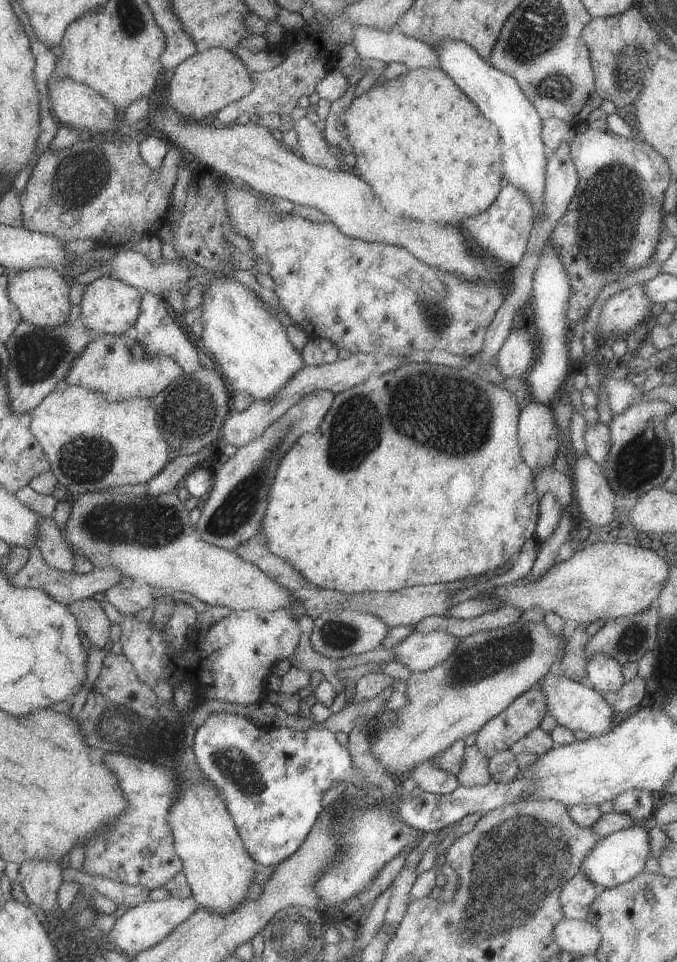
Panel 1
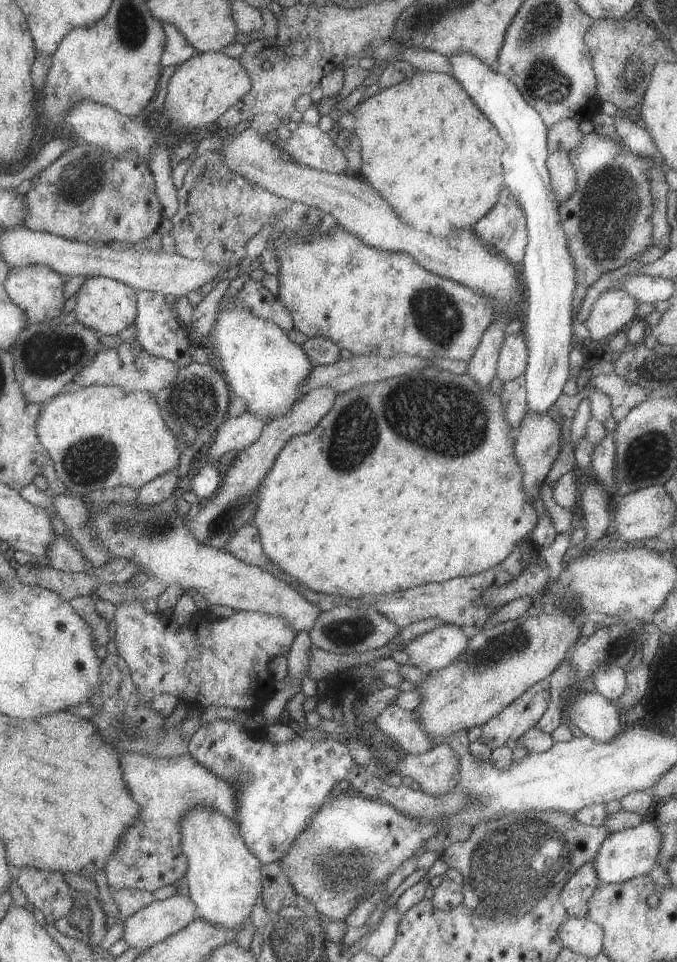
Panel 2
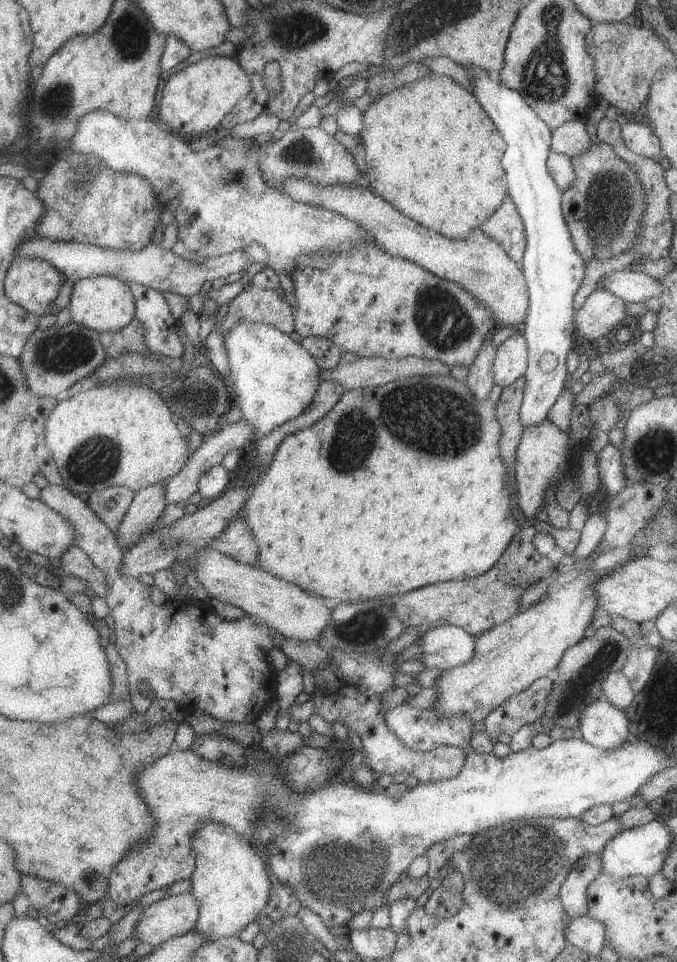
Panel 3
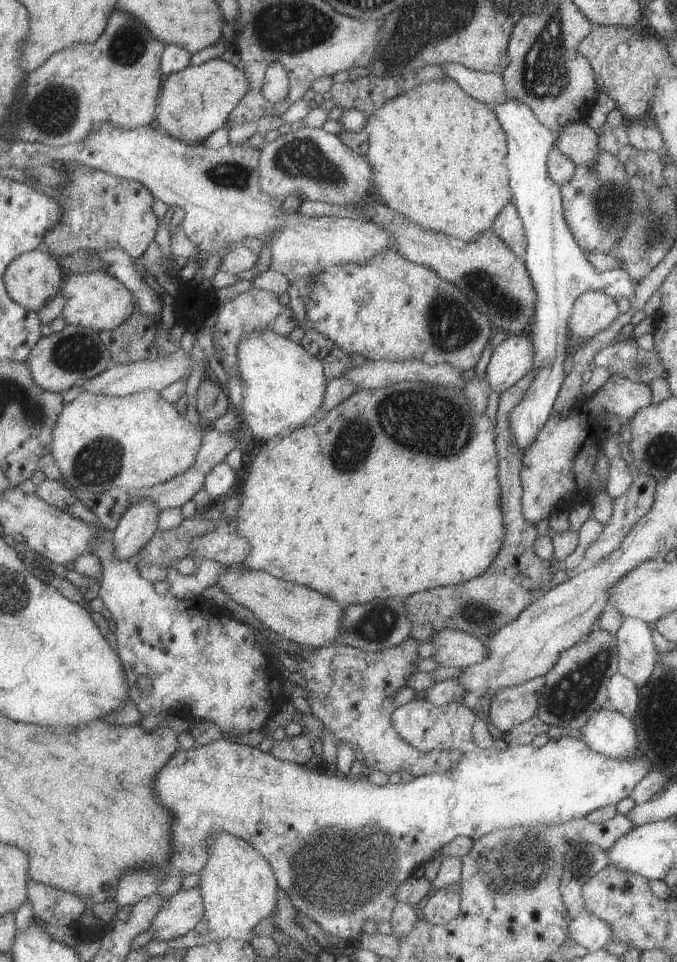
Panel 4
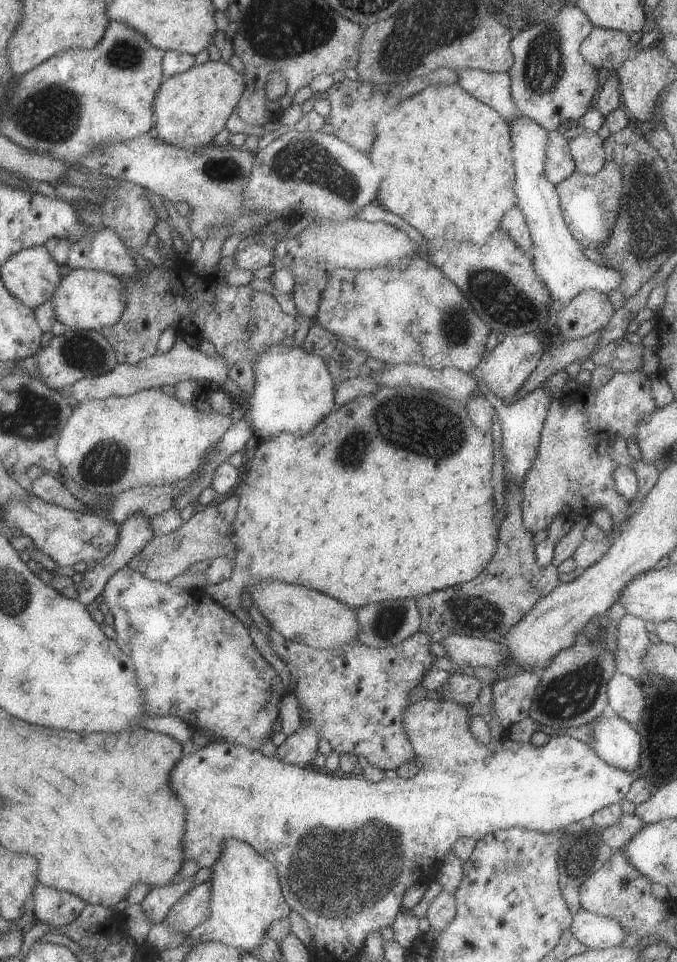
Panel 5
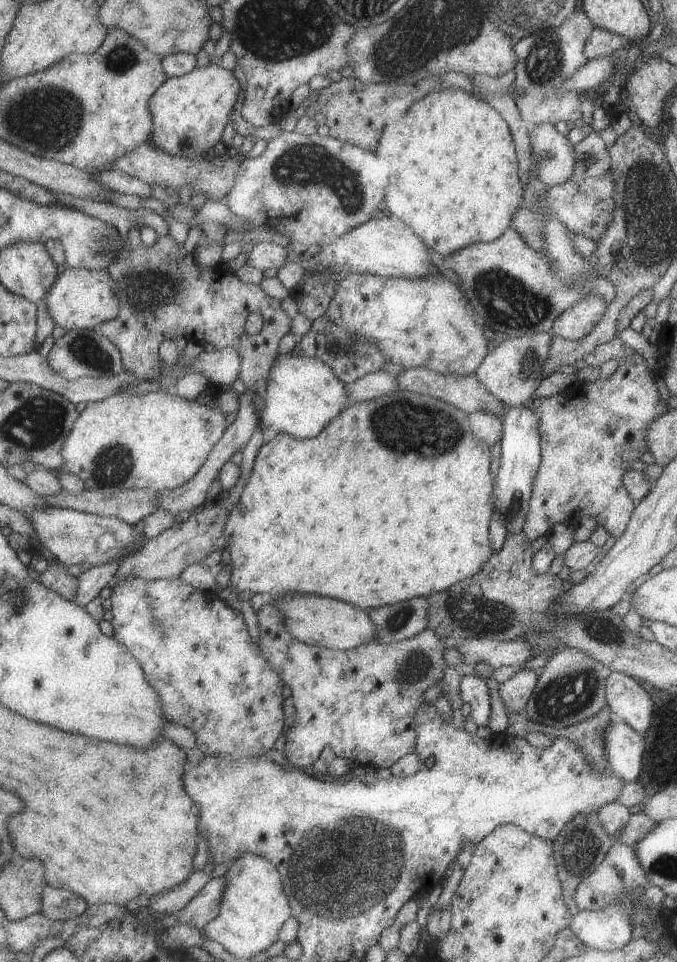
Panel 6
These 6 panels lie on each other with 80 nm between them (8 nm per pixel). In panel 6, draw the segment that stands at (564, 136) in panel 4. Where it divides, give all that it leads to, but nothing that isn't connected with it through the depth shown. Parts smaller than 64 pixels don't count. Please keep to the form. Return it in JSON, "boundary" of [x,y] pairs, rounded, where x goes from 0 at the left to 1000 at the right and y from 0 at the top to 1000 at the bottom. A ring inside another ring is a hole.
{"boundary":[[[873,136],[848,154],[848,174],[842,186],[861,187],[888,183],[901,177],[898,154],[894,153],[885,138]]]}

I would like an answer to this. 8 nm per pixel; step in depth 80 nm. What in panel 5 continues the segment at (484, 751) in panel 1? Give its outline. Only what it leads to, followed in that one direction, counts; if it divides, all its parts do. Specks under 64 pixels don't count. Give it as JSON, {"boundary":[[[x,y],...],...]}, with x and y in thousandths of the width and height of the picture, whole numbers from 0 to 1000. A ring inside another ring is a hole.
{"boundary":[[[773,698],[725,711],[724,736],[746,759],[780,744],[786,721],[796,708],[796,701]]]}

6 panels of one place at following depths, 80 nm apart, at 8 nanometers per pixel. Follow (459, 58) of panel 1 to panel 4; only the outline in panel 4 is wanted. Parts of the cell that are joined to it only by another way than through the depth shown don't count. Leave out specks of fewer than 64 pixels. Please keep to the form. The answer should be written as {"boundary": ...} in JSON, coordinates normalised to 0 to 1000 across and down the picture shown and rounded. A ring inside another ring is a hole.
{"boundary":[[[746,99],[737,108],[725,109],[724,113],[749,143],[746,173],[752,177],[755,209],[770,228],[777,247],[777,261],[770,269],[790,307],[778,347],[787,361],[781,385],[786,394],[770,418],[750,430],[758,457],[771,473],[777,464],[783,464],[783,459],[789,457],[793,448],[814,432],[821,410],[832,397],[832,374],[840,350],[838,336],[849,311],[860,304],[886,301],[901,309],[929,312],[944,293],[936,292],[917,279],[882,283],[849,252],[832,225],[827,193],[811,185],[806,176],[808,159],[818,150],[820,138],[802,131],[786,114],[767,103]]]}

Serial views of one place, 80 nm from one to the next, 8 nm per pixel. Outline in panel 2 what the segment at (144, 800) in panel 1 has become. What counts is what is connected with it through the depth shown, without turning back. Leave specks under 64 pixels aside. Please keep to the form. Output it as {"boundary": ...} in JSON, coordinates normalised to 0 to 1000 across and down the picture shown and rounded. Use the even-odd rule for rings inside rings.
{"boundary":[[[185,780],[176,788],[182,813],[205,842],[196,857],[182,863],[151,904],[162,924],[183,922],[226,927],[238,921],[256,919],[275,907],[276,895],[266,880],[263,862],[269,848],[287,838],[300,837],[322,842],[346,854],[346,821],[279,784],[241,789]]]}

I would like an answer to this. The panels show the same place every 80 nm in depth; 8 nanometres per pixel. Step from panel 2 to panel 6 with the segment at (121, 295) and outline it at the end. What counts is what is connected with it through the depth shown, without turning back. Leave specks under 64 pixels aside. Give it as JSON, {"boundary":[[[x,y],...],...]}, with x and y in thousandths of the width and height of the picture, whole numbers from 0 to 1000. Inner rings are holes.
{"boundary":[[[96,279],[90,285],[83,287],[65,313],[80,337],[95,341],[96,344],[143,343],[149,336],[168,332],[174,325],[171,295],[158,281]]]}

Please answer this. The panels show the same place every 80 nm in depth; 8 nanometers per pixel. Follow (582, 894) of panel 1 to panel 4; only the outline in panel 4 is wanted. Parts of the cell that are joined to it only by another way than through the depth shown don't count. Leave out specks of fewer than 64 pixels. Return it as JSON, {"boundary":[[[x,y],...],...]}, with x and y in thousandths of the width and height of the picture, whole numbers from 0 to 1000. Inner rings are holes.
{"boundary":[[[849,876],[835,886],[824,926],[843,955],[863,945],[861,919],[897,898],[895,885],[879,878]]]}

